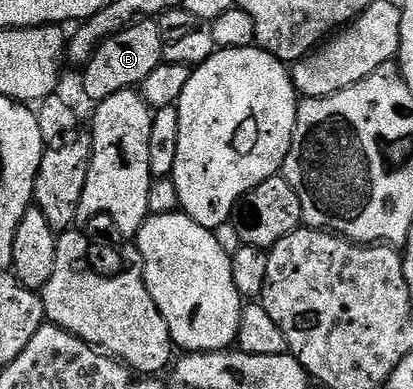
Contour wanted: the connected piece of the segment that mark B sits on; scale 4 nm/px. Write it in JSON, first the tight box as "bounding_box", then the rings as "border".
{"bounding_box":[82,18,164,102],"border":[[[142,18],[133,24],[127,24],[125,28],[106,37],[98,49],[94,51],[94,57],[84,66],[86,72],[82,76],[82,88],[91,102],[107,100],[112,94],[120,94],[129,88],[137,89],[156,70],[156,66],[163,63],[162,45],[164,41],[157,23],[150,18]]]}

